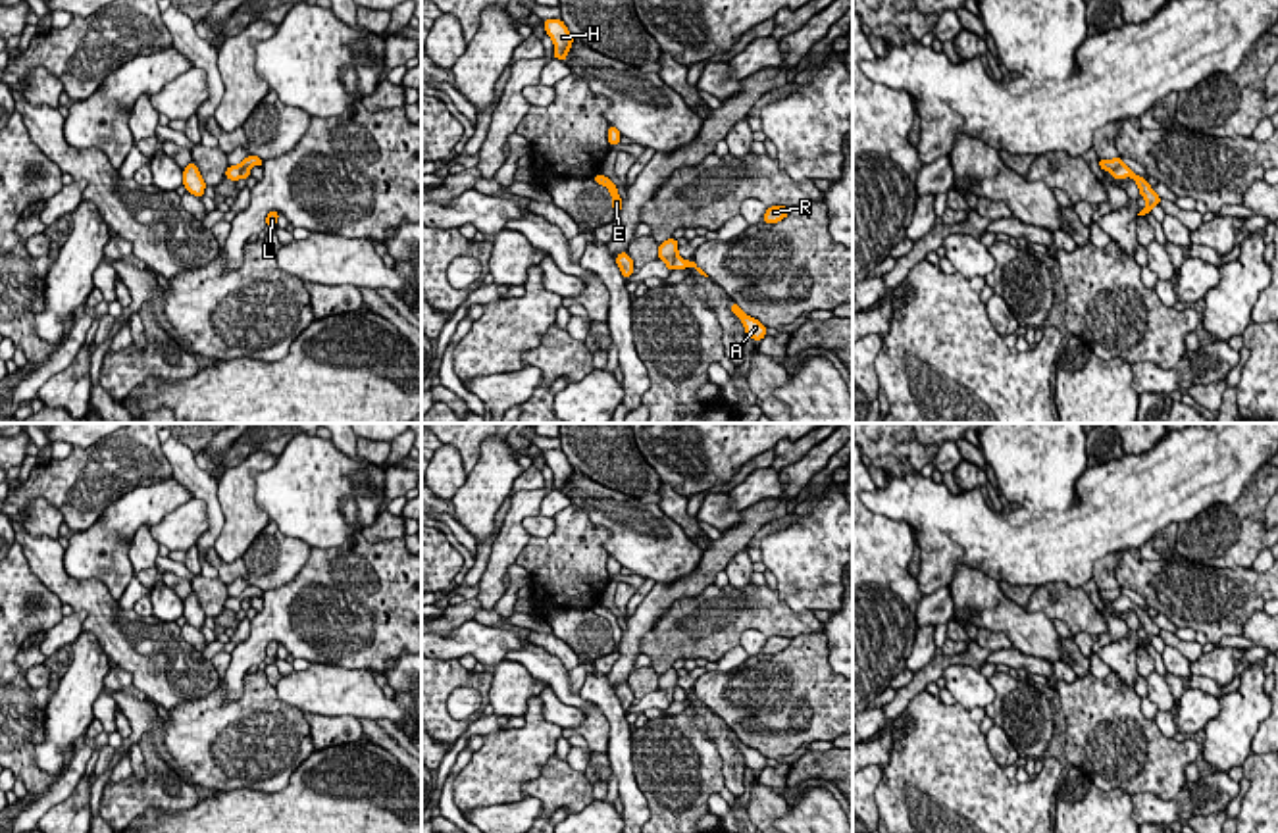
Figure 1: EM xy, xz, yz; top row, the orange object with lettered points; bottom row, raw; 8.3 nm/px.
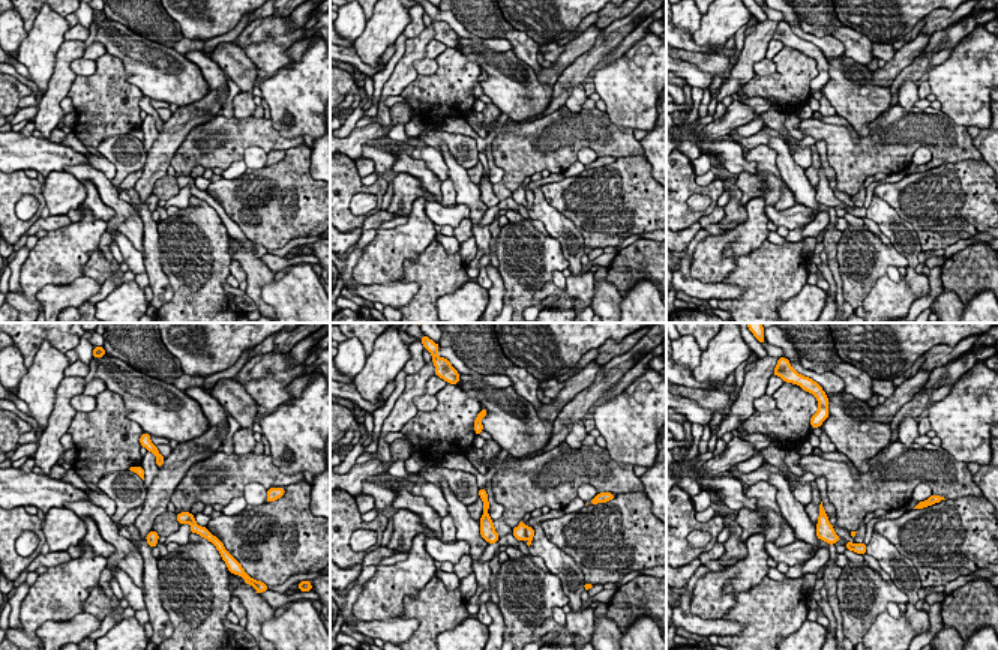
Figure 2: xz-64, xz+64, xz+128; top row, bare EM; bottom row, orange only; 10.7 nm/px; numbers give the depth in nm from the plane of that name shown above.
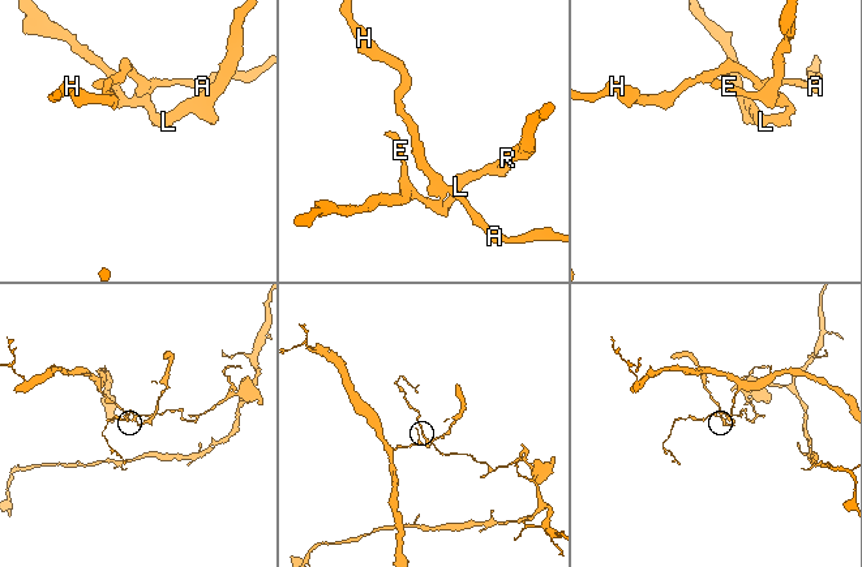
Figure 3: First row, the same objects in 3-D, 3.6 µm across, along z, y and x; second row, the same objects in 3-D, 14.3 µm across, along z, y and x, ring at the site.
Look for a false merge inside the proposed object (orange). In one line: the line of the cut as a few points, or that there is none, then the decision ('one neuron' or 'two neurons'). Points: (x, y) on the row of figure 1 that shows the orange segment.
yz (1121, 162), (1111, 172) | two neurons

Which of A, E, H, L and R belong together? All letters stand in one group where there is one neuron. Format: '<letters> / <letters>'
A H / E L R

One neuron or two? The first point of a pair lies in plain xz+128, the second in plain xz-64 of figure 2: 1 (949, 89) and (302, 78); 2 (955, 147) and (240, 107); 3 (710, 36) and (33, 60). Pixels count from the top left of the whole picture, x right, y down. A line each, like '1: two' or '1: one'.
1: one
2: two
3: one

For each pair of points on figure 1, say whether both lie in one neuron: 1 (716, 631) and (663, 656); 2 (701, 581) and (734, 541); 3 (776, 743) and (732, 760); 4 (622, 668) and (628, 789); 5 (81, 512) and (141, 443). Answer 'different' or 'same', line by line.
1: same
2: same
3: different
4: different
5: same

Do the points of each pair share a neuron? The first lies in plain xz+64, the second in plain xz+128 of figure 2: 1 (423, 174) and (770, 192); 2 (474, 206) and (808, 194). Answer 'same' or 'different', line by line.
1: different
2: same

